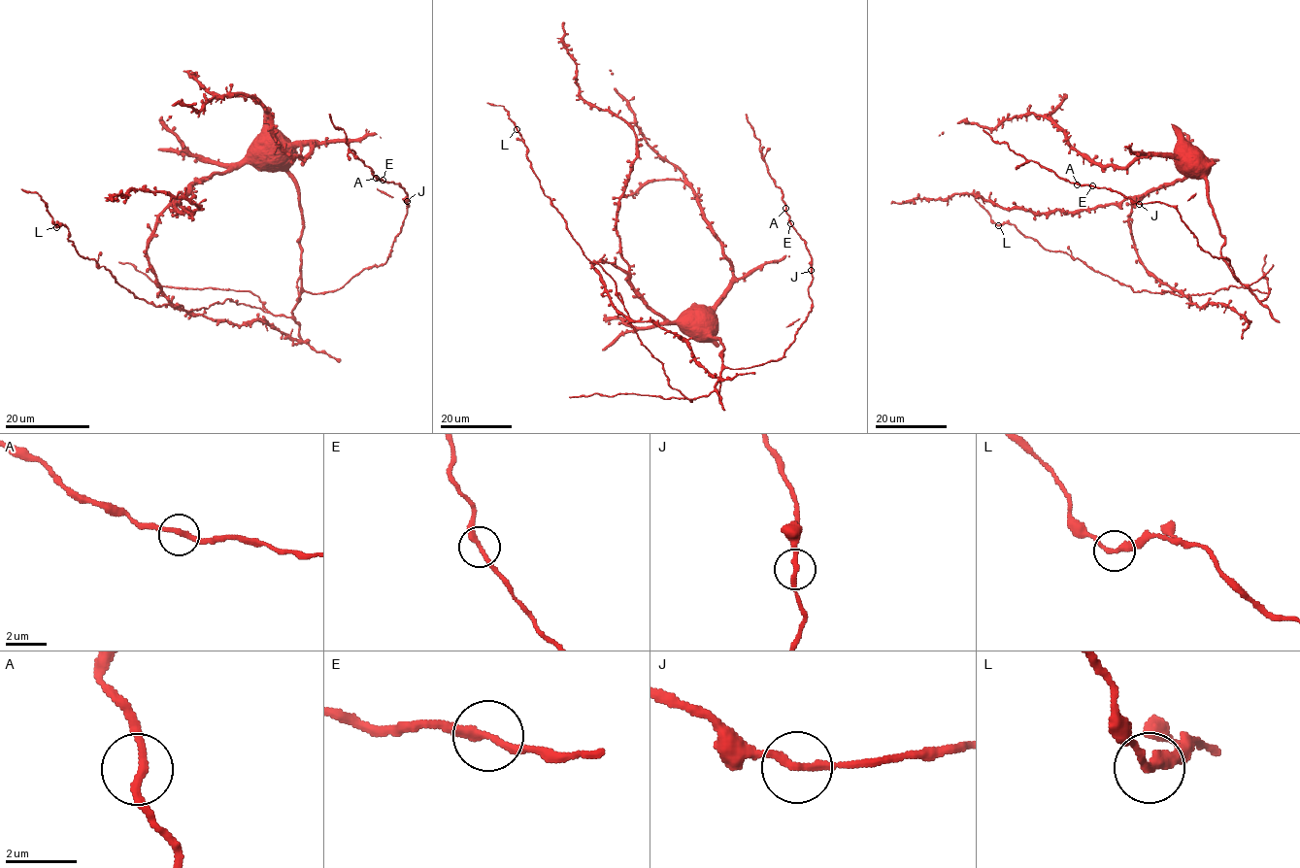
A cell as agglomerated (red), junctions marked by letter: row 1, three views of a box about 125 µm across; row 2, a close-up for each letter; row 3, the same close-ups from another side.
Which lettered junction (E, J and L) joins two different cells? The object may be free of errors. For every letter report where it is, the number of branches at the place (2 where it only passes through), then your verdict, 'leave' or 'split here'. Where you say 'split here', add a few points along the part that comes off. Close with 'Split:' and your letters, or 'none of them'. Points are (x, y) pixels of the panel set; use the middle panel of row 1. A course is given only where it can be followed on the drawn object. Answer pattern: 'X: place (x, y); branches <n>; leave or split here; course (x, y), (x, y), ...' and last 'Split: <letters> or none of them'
E: place (790, 223); branches 2; leave
J: place (811, 270); branches 2; leave
L: place (516, 129); branches 2; leave
Split: none of them

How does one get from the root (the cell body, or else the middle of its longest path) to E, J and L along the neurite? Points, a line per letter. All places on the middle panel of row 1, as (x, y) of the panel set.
E: (694, 311), (702, 326), (722, 344), (726, 367), (779, 360), (812, 303), (811, 256), (790, 223)
J: (694, 311), (702, 326), (722, 344), (726, 367), (741, 369), (779, 360), (811, 311), (811, 270)
L: (694, 311), (663, 319), (601, 260), (592, 266), (612, 304), (628, 316), (544, 193), (516, 129)

